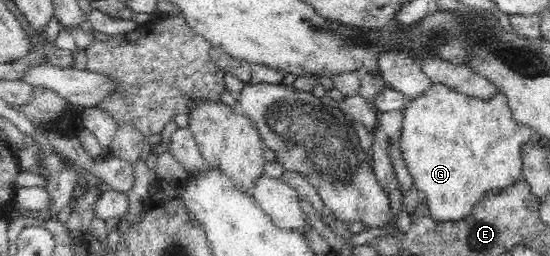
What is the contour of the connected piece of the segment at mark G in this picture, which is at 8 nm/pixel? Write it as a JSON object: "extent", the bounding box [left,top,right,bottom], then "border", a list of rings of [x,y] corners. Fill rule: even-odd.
{"extent":[400,82,533,223],"border":[[[432,82],[424,96],[408,100],[403,112],[400,149],[406,167],[414,179],[413,186],[424,197],[431,218],[438,223],[450,223],[470,217],[473,209],[493,193],[502,193],[522,175],[521,148],[533,139],[532,129],[518,124],[512,116],[508,99],[501,92],[490,100],[480,100],[460,94],[445,84]]]}

